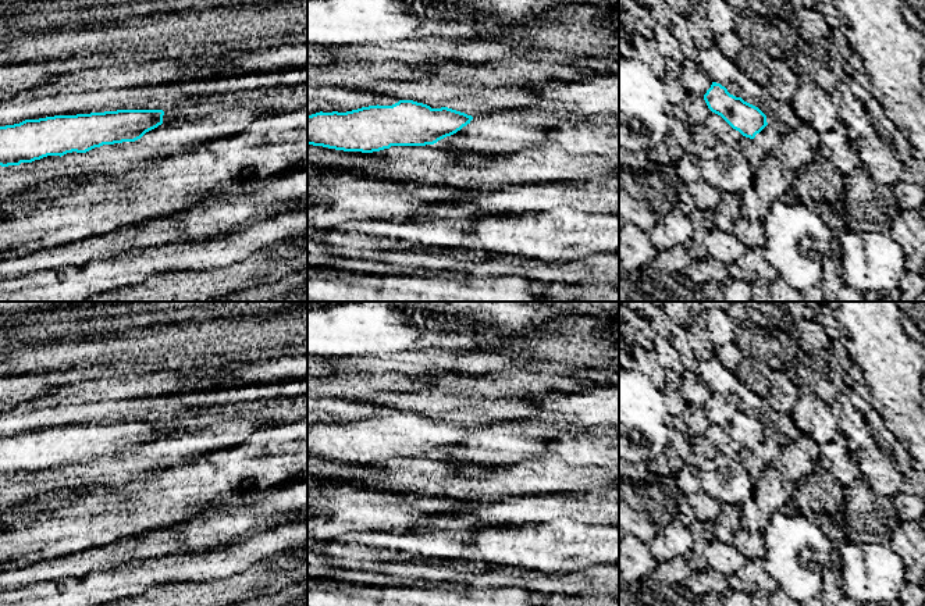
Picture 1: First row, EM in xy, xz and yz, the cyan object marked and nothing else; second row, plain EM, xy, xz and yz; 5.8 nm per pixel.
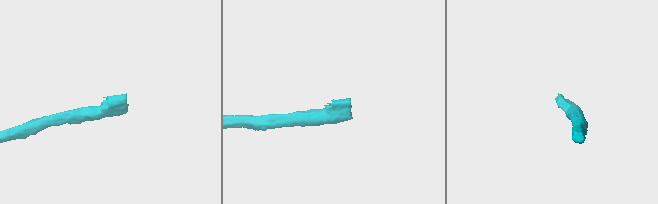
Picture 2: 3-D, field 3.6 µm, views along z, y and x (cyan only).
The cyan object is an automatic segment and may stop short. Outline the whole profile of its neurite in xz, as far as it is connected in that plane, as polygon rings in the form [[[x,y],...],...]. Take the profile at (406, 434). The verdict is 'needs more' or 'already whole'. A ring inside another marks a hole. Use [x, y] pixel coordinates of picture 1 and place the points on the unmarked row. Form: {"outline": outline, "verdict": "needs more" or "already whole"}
{"outline": [[[399,411],[392,417],[369,417],[346,424],[316,424],[307,427],[307,456],[344,463],[373,464],[391,457],[426,457],[451,448],[470,435],[472,427],[441,418],[431,420],[413,411]]], "verdict": "already whole"}

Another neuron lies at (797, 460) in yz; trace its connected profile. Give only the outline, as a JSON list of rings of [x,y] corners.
[[[803,434],[797,441],[780,448],[772,466],[787,485],[794,486],[819,466],[819,445]]]

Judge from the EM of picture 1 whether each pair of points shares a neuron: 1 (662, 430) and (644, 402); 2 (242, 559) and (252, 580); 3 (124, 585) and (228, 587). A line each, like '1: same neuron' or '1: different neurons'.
1: same neuron
2: different neurons
3: different neurons

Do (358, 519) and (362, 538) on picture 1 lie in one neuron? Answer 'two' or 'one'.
two

